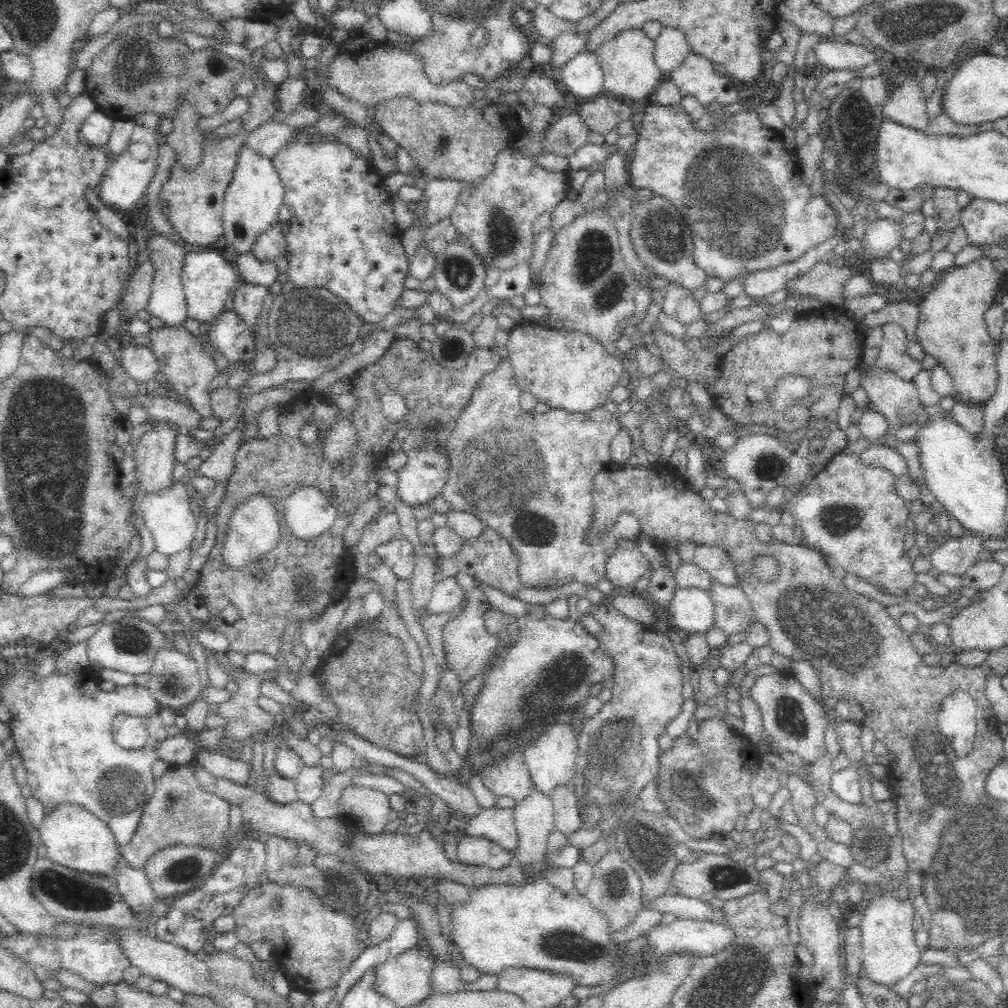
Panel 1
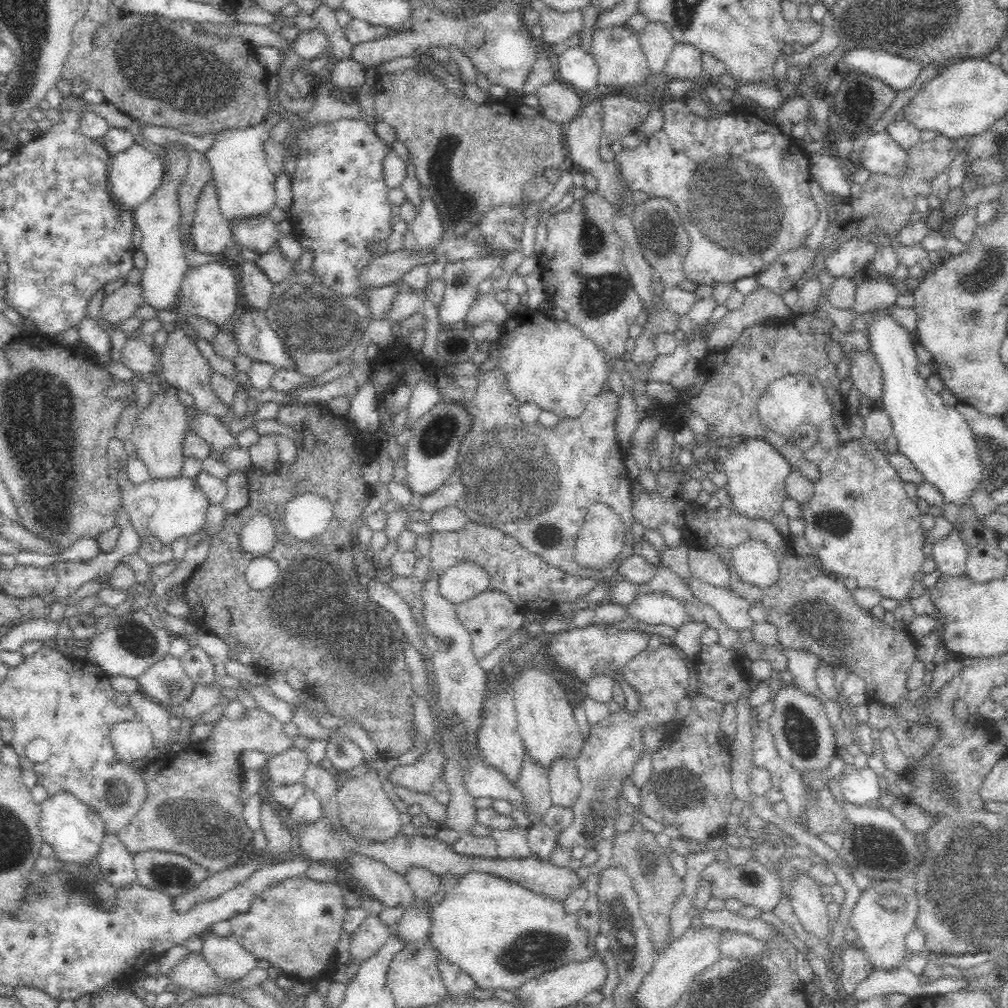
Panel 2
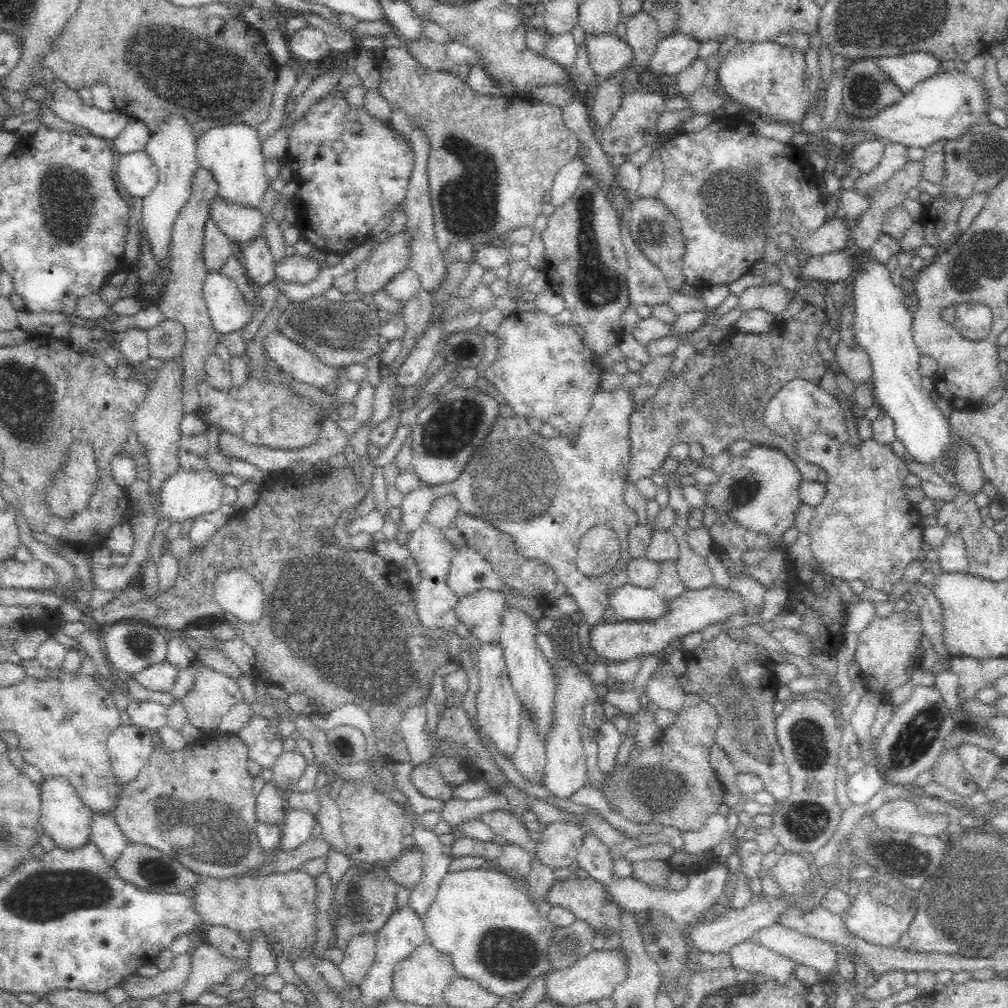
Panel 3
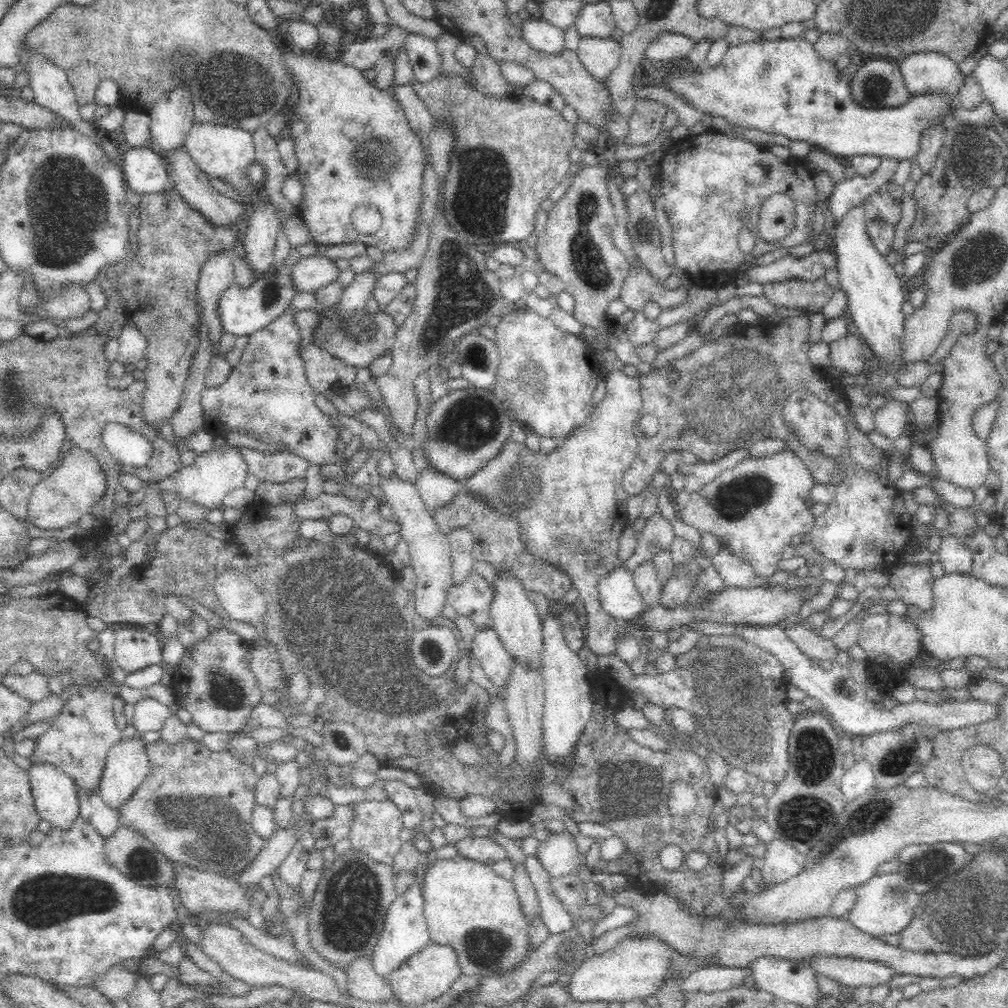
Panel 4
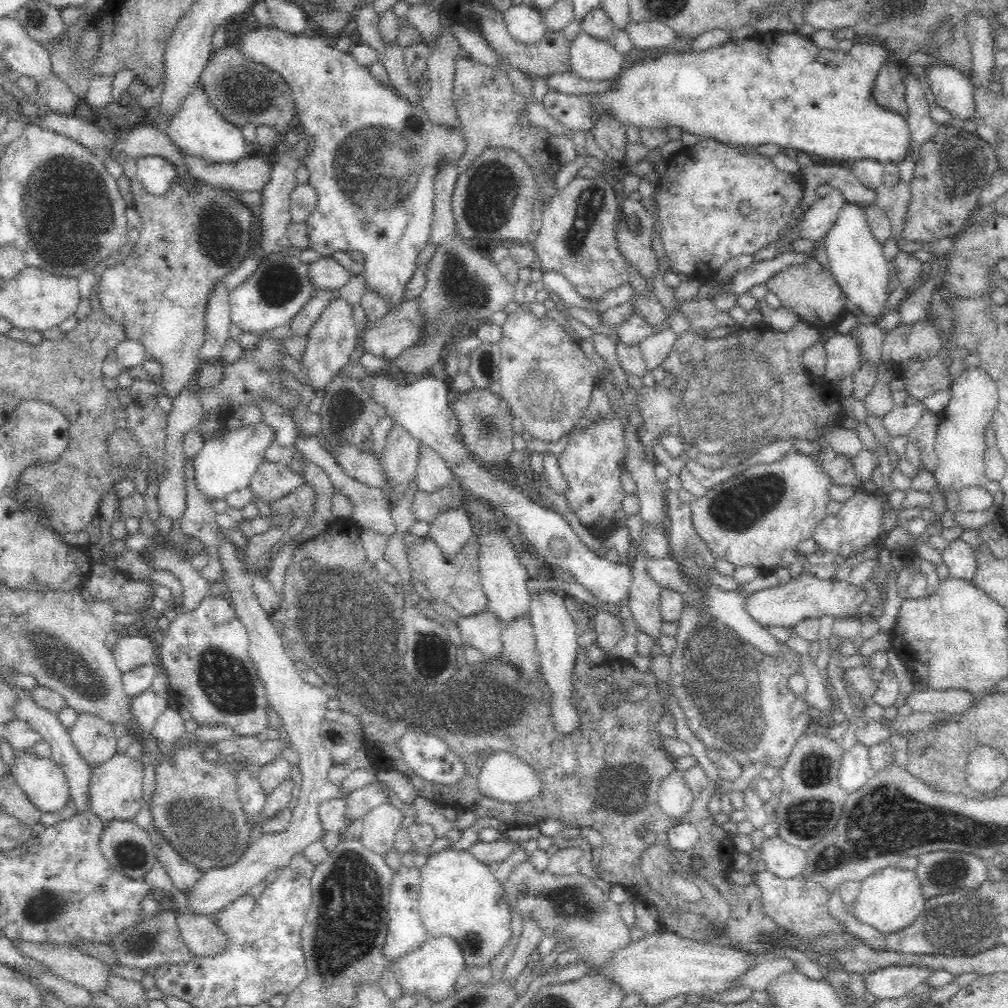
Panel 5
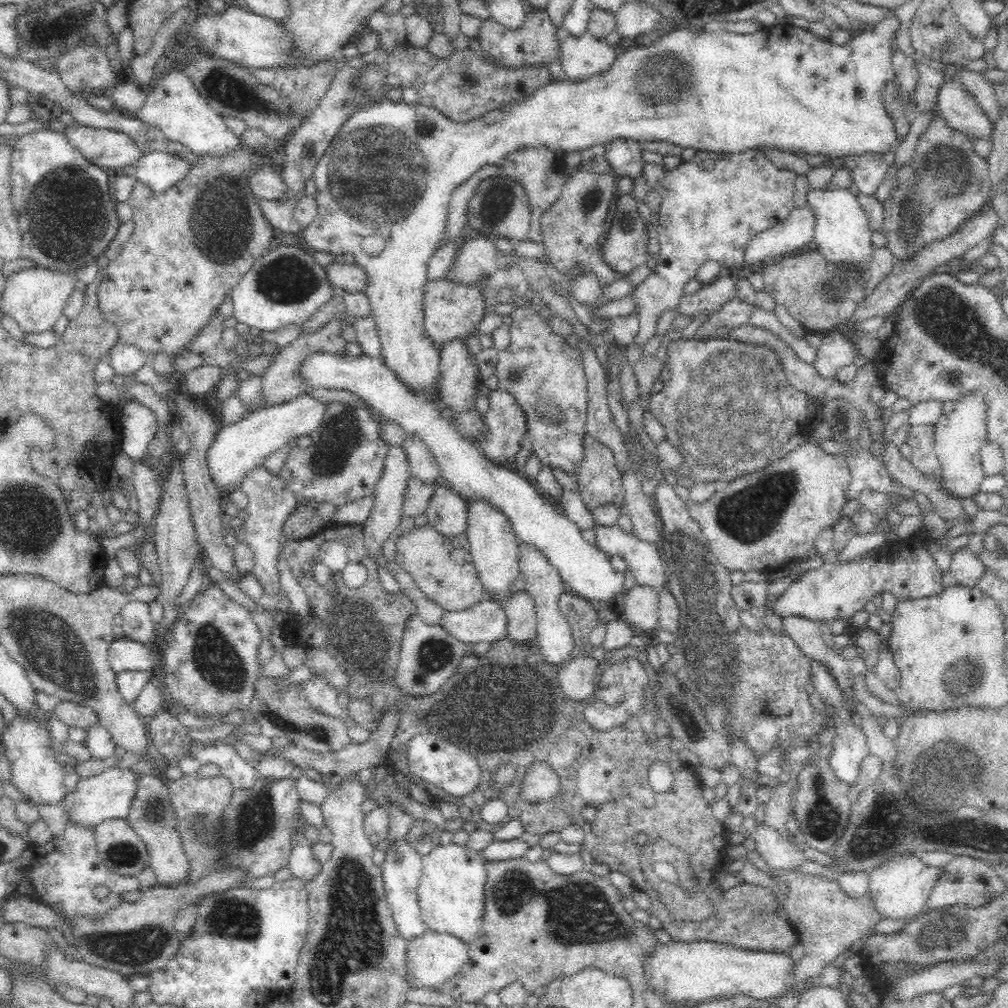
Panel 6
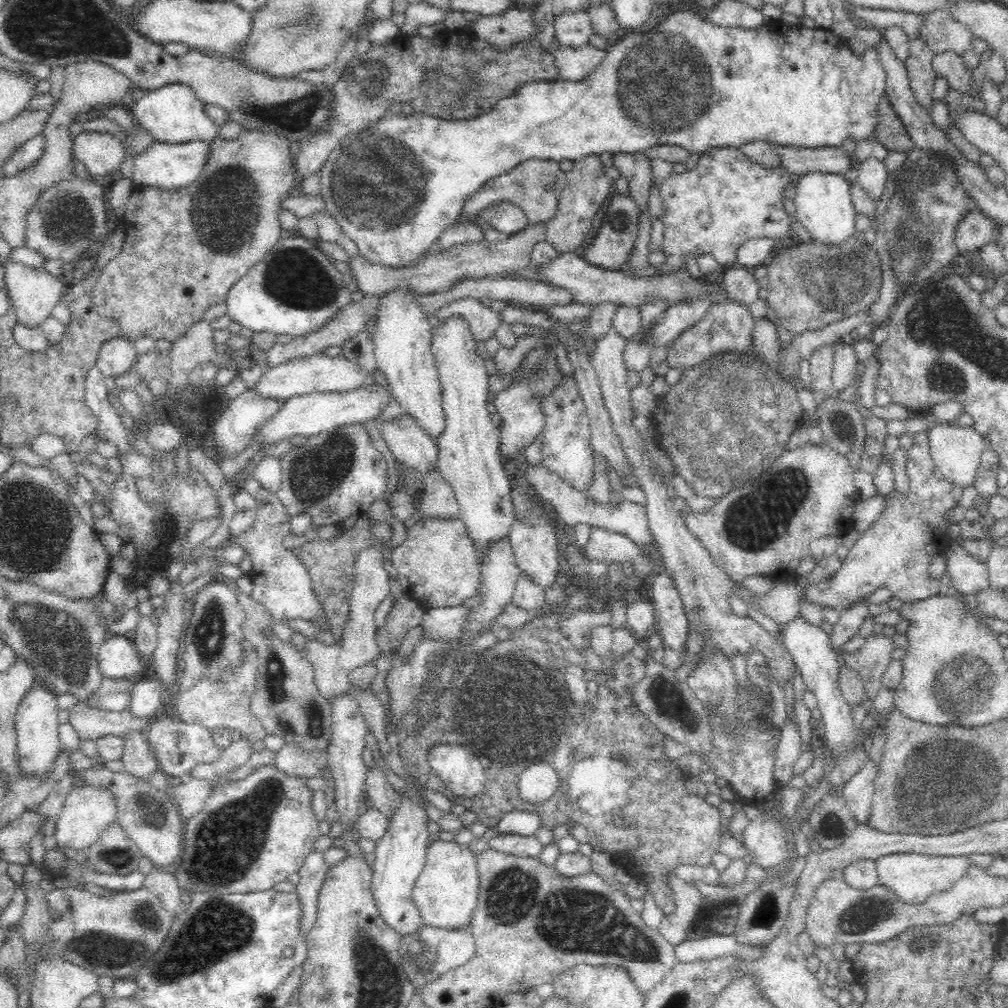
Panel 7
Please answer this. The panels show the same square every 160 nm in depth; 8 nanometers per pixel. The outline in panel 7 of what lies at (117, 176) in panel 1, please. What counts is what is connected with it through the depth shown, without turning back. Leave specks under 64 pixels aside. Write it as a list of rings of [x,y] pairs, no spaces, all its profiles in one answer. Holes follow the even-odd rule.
[[[192,141],[184,144],[154,144],[146,152],[142,152],[133,158],[134,180],[139,188],[150,186],[166,190],[174,190],[185,187],[200,176],[203,166],[210,154],[210,144],[200,141]]]

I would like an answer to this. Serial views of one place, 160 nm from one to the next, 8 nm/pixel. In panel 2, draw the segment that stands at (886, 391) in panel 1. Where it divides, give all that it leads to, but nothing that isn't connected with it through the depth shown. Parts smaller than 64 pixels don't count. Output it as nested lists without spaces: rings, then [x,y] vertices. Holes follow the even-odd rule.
[[[862,350],[850,351],[848,354],[851,360],[850,377],[854,388],[872,403],[883,404],[885,402],[884,376],[878,359],[874,354],[867,354]]]

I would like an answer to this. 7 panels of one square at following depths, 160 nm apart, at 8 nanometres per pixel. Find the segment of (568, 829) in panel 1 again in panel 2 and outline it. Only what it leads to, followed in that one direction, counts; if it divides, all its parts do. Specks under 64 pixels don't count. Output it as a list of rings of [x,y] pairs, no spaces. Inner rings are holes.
[[[576,758],[568,761],[557,761],[551,766],[547,774],[551,801],[554,806],[560,806],[565,810],[573,808],[581,790],[575,761],[572,760],[576,760]]]

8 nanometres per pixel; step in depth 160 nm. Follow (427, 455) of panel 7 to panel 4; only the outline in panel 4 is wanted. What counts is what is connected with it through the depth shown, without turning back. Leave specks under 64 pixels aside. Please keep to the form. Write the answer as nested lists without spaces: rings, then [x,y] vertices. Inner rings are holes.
[[[428,468],[423,470],[415,487],[423,500],[424,507],[433,516],[451,504],[460,492],[456,480]]]

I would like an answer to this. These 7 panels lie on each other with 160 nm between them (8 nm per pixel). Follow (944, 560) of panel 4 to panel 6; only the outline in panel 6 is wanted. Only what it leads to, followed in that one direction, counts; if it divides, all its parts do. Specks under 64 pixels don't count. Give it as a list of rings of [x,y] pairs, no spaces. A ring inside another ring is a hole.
[[[968,546],[956,549],[952,552],[952,560],[949,572],[960,586],[976,586],[978,579],[984,570],[984,564],[975,551]]]

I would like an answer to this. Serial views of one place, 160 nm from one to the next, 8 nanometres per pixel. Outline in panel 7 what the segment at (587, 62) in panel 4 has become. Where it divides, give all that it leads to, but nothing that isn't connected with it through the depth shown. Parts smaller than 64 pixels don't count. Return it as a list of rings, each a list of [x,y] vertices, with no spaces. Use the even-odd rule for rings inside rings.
[[[586,43],[579,47],[559,46],[552,55],[557,68],[557,79],[579,81],[604,60],[607,51]]]

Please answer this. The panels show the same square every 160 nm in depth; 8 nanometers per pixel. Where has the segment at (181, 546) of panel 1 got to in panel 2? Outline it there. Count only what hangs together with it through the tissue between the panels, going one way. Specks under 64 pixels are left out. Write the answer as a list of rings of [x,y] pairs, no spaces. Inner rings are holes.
[[[120,467],[115,471],[118,474],[117,482],[121,488],[122,504],[124,509],[128,512],[130,523],[138,533],[140,543],[142,540],[146,540],[146,538],[155,538],[160,544],[171,547],[178,538],[184,538],[184,536],[189,537],[205,526],[207,510],[211,504],[208,497],[196,484],[196,479],[178,476],[172,479],[159,479],[157,481],[149,478],[146,482],[136,486],[128,480],[128,471],[126,471],[126,467]]]

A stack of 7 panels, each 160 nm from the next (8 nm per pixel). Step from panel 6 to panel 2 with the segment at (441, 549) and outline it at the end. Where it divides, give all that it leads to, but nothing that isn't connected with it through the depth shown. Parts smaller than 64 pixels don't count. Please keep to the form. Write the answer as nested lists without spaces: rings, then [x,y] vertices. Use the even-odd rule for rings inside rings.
[[[489,589],[455,606],[458,622],[468,631],[475,658],[482,660],[502,642],[506,642],[520,626],[523,626],[524,609],[517,607],[503,592]]]

